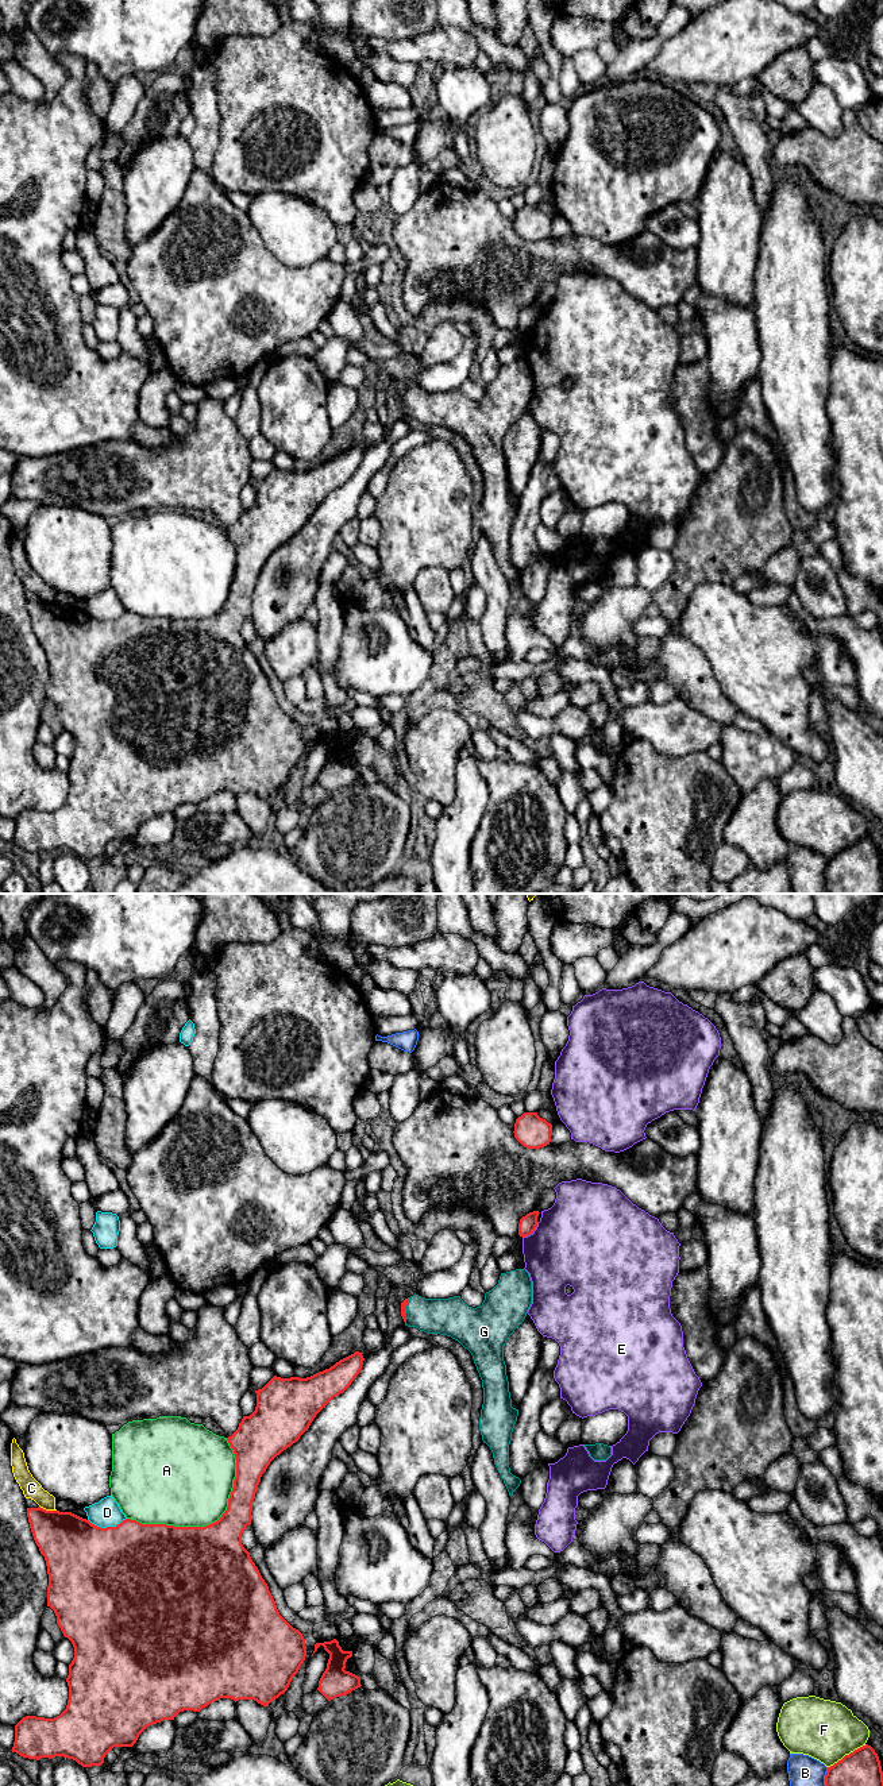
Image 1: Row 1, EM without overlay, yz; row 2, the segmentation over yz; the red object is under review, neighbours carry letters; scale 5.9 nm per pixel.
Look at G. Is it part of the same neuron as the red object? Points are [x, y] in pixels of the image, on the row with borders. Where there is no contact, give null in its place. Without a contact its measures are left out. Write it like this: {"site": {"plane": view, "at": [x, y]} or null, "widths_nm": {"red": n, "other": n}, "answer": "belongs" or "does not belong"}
{"site": {"plane": "yz", "at": [405, 1310]}, "widths_nm": {"red": 40, "other": 220}, "answer": "belongs"}

